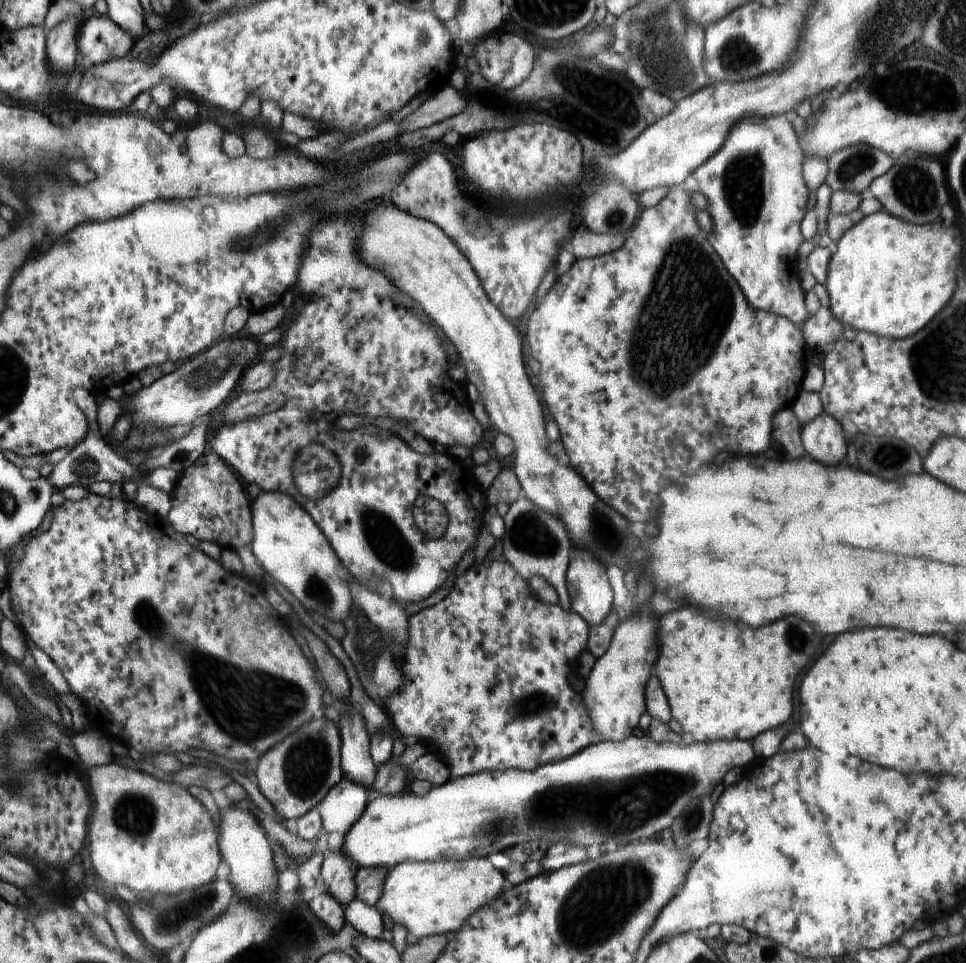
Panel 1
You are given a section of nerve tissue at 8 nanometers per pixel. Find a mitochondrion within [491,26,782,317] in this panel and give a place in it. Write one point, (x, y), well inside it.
(743, 179)

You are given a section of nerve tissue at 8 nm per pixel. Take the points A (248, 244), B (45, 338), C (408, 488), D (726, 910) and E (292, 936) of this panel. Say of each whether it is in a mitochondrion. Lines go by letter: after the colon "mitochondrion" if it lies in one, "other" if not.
A: mitochondrion
B: other
C: other
D: other
E: mitochondrion

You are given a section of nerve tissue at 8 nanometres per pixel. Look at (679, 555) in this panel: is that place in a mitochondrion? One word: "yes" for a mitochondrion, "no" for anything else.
no

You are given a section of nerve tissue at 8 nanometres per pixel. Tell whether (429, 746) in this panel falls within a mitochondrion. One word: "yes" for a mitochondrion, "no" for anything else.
no

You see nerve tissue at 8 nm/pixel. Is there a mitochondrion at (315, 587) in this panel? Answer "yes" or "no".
yes

